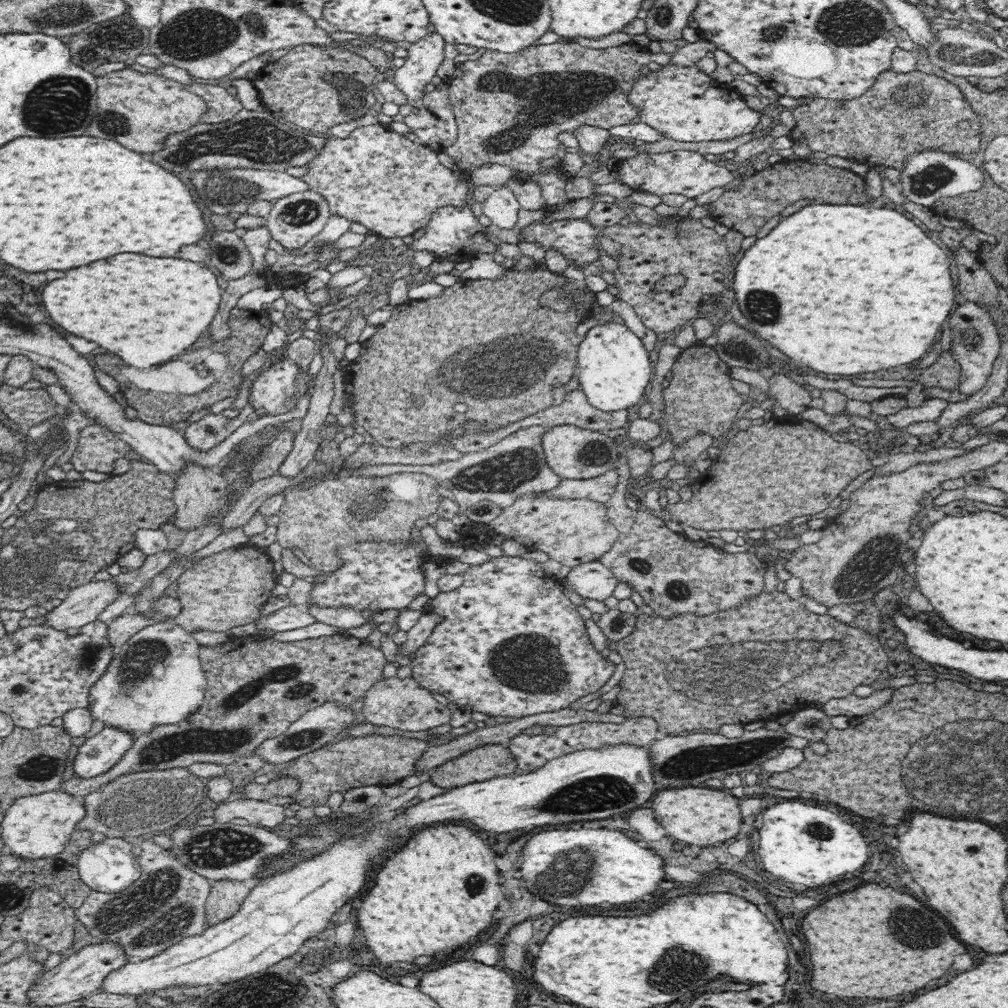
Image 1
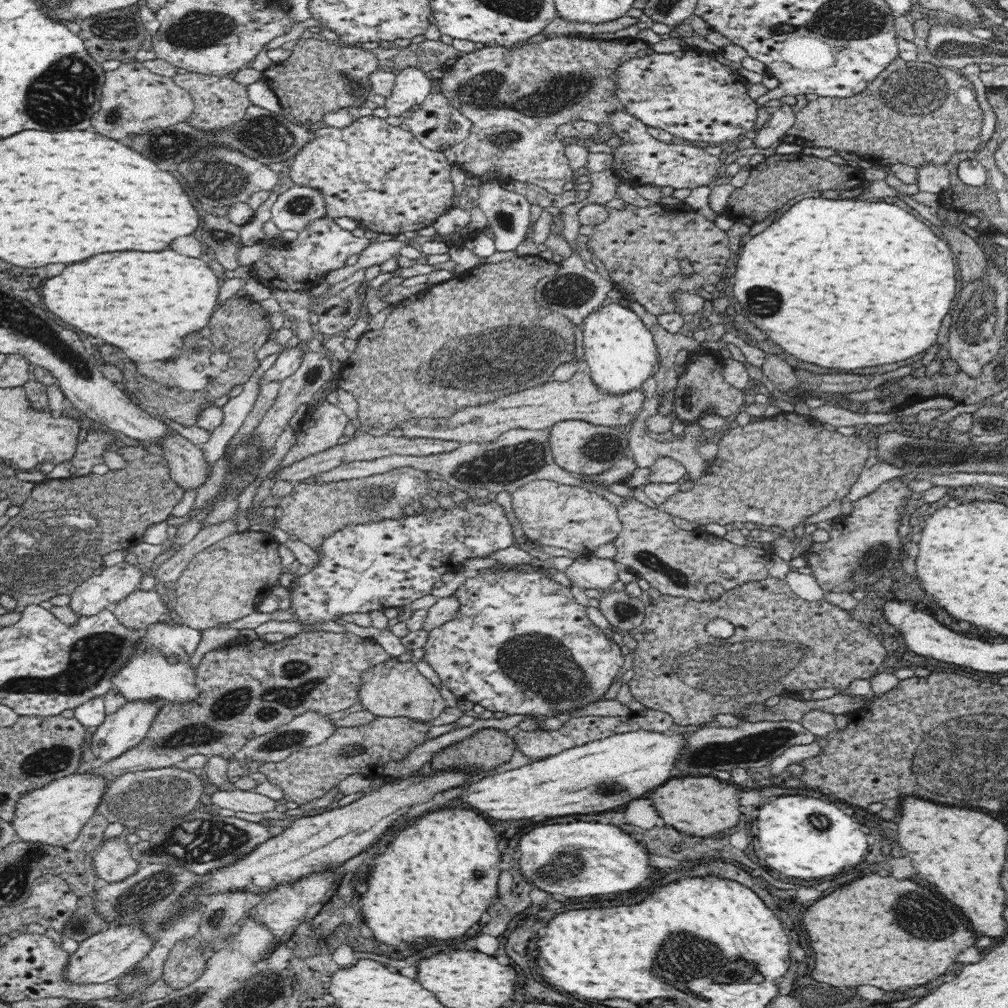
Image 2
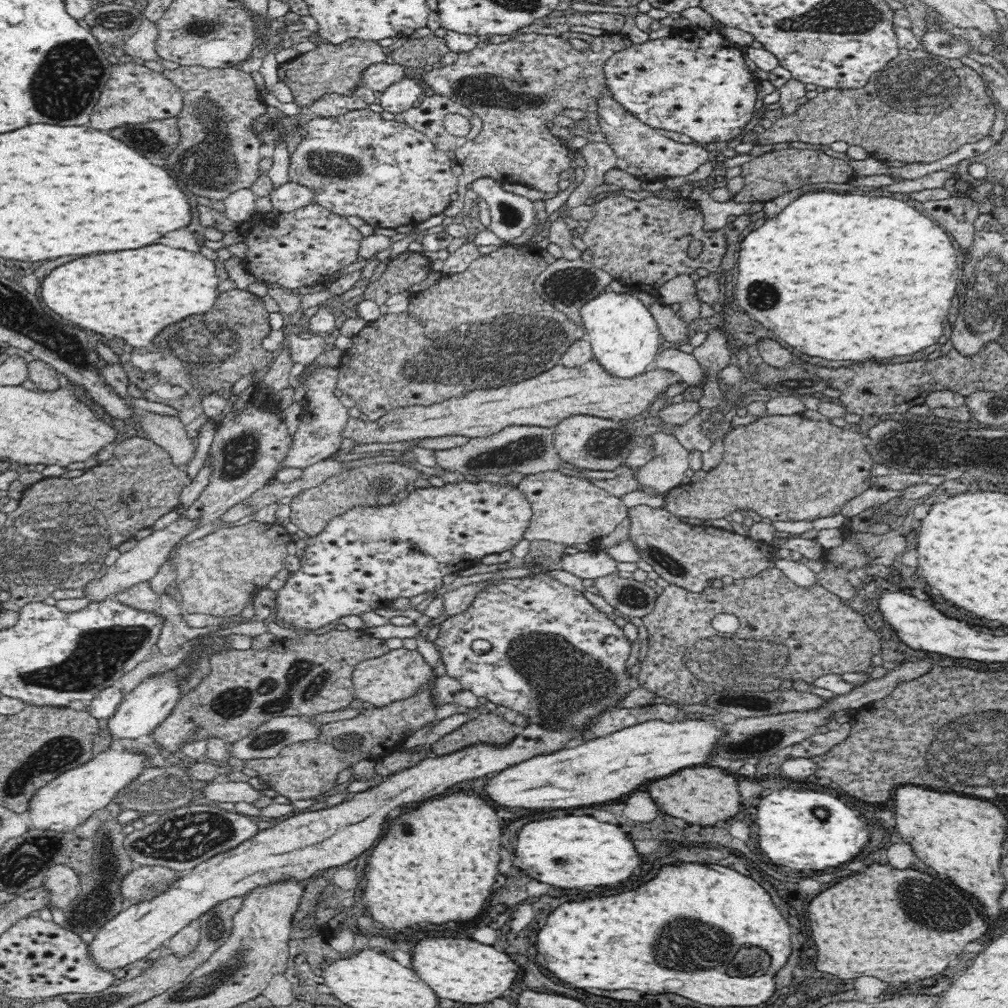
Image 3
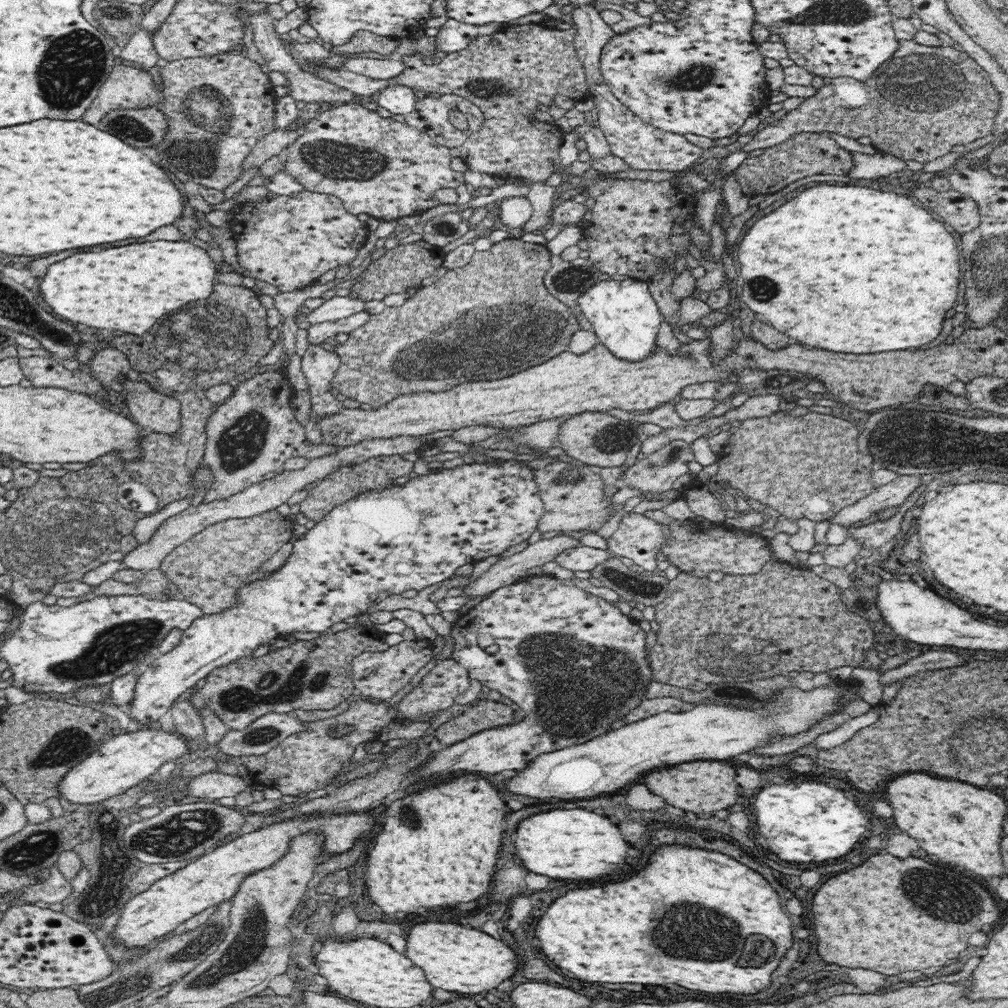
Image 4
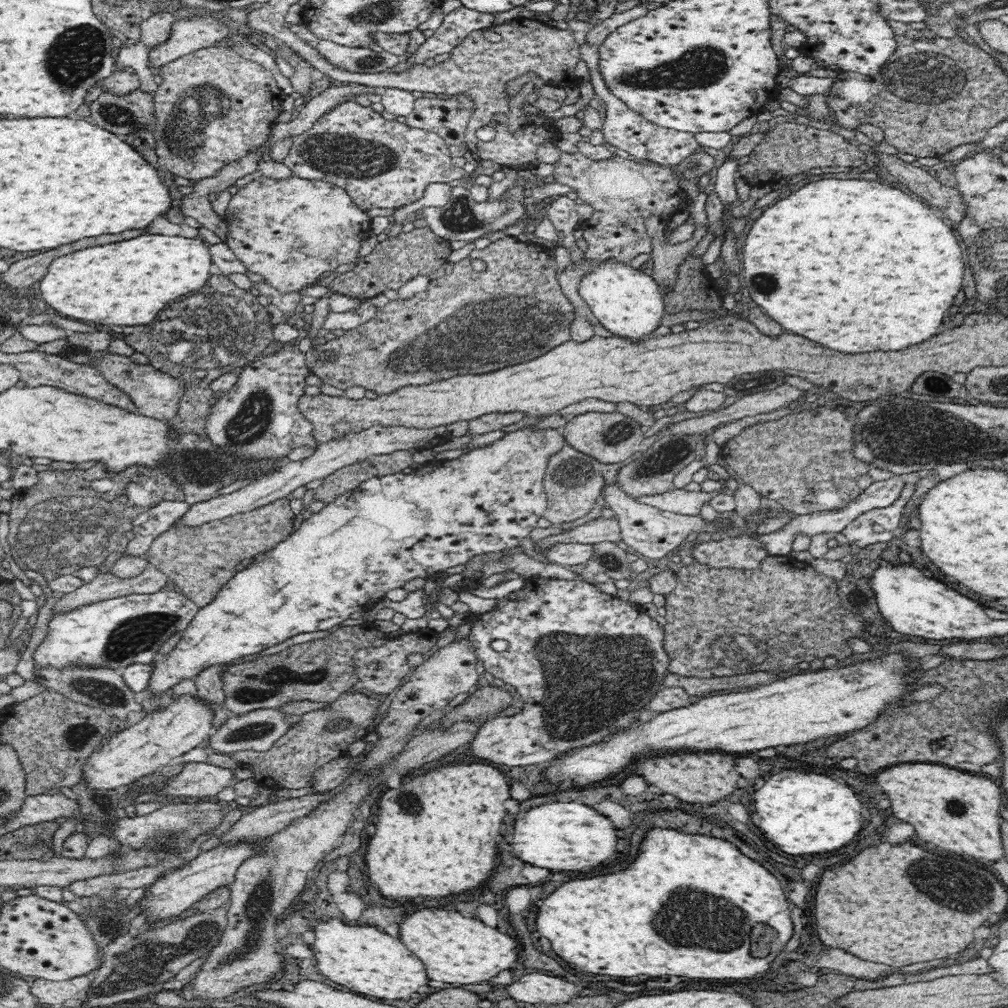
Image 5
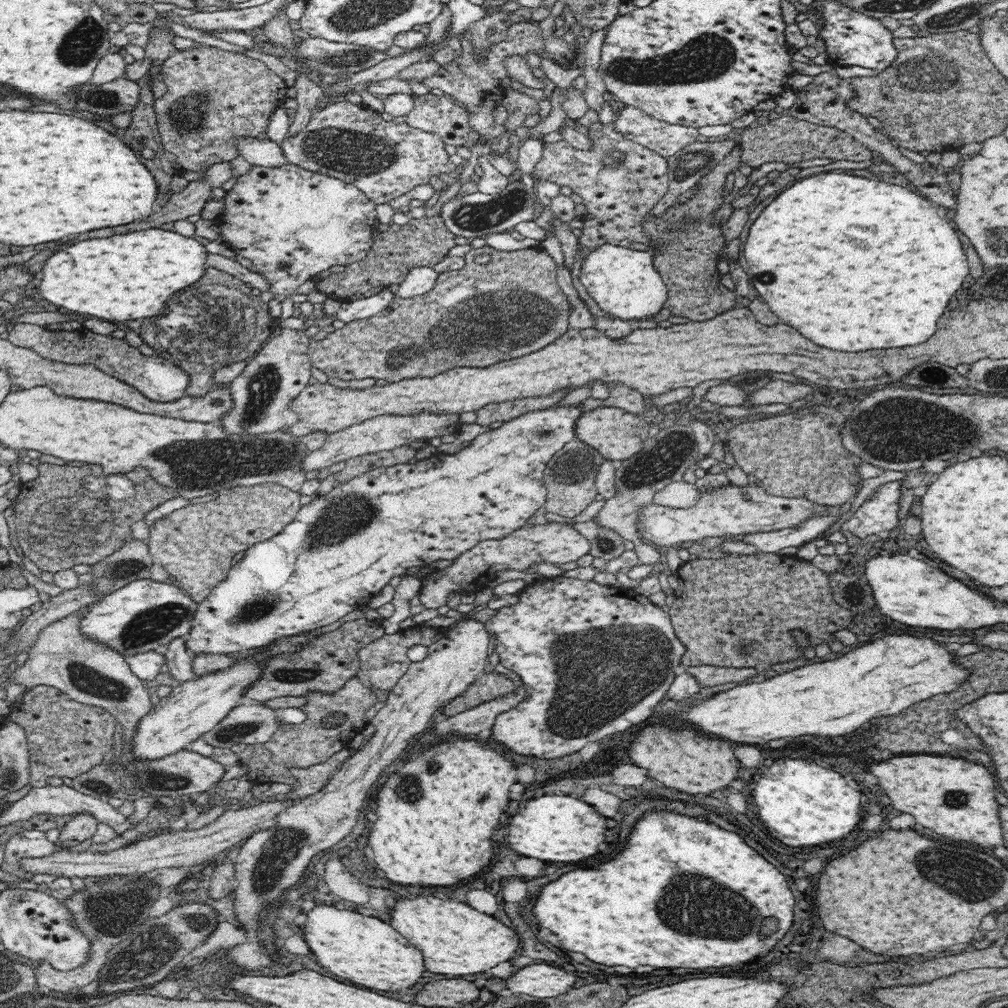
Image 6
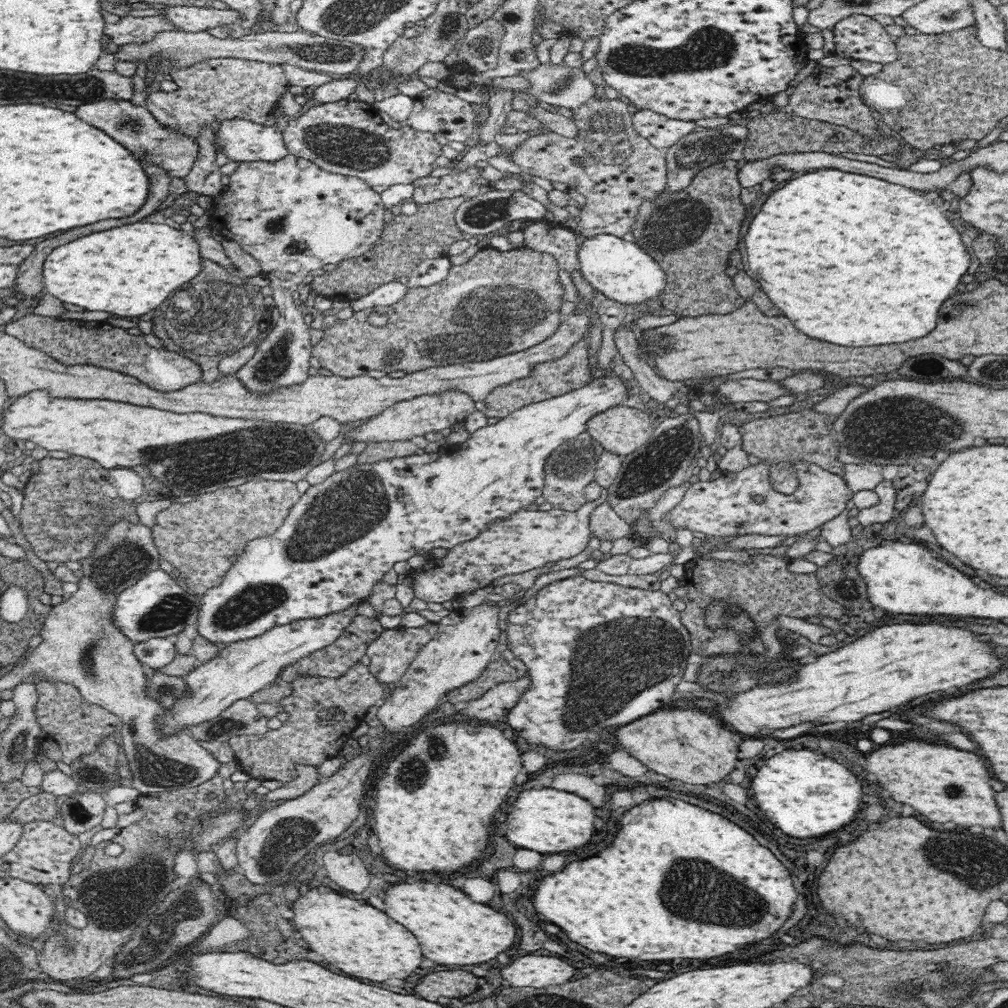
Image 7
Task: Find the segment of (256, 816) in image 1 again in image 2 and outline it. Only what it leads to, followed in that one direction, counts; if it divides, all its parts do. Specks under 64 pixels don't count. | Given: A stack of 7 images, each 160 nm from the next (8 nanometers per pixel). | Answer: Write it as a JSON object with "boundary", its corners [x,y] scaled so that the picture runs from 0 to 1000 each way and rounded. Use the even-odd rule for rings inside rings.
{"boundary":[[[223,781],[212,787],[209,791],[210,803],[225,802],[234,806],[248,808],[262,808],[274,802],[274,795],[254,787]]]}

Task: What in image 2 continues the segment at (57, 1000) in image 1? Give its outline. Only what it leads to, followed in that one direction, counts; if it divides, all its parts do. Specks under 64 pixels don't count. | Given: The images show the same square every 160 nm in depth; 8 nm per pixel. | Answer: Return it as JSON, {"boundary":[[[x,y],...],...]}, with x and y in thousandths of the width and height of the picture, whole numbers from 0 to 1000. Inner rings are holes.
{"boundary":[[[137,918],[108,919],[78,936],[73,945],[67,948],[63,971],[65,975],[88,977],[114,974],[120,968],[136,960],[137,954],[151,942],[151,932],[141,926]]]}

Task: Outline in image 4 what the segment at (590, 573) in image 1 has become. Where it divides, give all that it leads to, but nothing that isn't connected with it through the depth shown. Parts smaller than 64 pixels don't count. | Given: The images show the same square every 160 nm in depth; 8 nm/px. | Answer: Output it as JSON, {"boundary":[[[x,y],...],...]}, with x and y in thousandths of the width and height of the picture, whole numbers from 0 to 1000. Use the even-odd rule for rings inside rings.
{"boundary":[[[574,541],[562,545],[552,552],[551,557],[568,567],[586,567],[591,561],[602,557],[607,550],[603,546]]]}

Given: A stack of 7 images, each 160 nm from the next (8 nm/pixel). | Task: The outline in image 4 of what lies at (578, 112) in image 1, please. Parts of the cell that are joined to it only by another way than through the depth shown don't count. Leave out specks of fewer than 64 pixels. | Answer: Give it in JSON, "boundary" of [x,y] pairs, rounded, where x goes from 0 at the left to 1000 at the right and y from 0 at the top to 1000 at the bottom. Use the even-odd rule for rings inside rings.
{"boundary":[[[526,23],[516,26],[502,26],[498,31],[492,31],[482,36],[469,38],[466,44],[454,52],[447,52],[438,60],[436,63],[424,62],[416,56],[400,56],[402,68],[393,77],[387,80],[371,79],[363,74],[358,74],[343,67],[329,69],[327,67],[315,66],[314,71],[319,78],[323,78],[333,85],[350,91],[353,95],[369,95],[372,91],[381,89],[387,83],[401,84],[412,90],[437,91],[437,93],[452,93],[459,95],[468,103],[474,105],[481,115],[479,126],[467,133],[460,141],[457,149],[457,157],[468,171],[477,171],[501,178],[518,177],[526,180],[523,197],[529,204],[529,211],[522,223],[519,224],[516,234],[534,229],[542,222],[547,221],[546,208],[552,204],[550,198],[552,186],[544,184],[542,180],[552,170],[550,163],[556,161],[555,148],[559,133],[556,127],[548,122],[534,120],[530,111],[534,105],[539,103],[546,105],[550,96],[554,93],[567,98],[569,101],[584,97],[584,83],[580,77],[578,62],[573,58],[568,45],[570,38],[569,29],[557,30],[547,29],[538,25]]]}

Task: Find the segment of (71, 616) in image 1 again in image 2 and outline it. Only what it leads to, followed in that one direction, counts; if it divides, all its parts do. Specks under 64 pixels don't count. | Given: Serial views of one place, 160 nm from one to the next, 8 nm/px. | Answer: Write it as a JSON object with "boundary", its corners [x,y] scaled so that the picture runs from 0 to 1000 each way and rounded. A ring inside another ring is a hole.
{"boundary":[[[124,557],[105,563],[103,566],[90,570],[75,580],[67,602],[77,612],[93,611],[133,587],[141,571],[137,563]]]}

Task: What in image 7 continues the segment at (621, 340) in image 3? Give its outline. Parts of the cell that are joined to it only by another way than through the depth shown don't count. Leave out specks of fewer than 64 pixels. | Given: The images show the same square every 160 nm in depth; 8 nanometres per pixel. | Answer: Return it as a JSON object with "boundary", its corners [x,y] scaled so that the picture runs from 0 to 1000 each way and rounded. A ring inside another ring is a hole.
{"boundary":[[[594,232],[580,237],[572,250],[574,267],[579,278],[601,296],[620,302],[622,306],[647,298],[654,294],[662,284],[661,271],[657,265],[632,241],[623,240],[615,235]]]}

